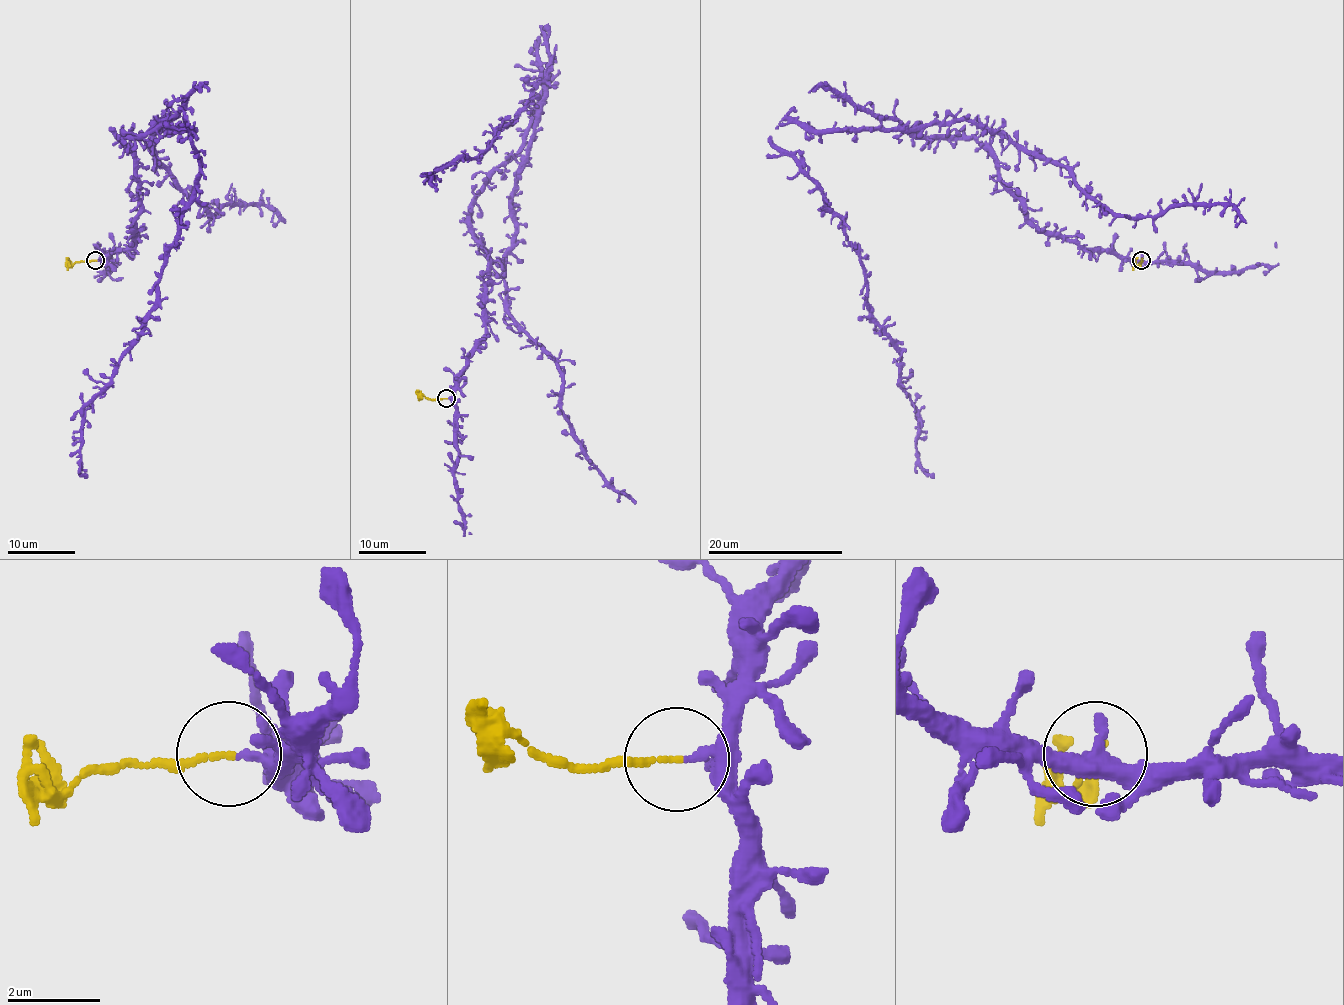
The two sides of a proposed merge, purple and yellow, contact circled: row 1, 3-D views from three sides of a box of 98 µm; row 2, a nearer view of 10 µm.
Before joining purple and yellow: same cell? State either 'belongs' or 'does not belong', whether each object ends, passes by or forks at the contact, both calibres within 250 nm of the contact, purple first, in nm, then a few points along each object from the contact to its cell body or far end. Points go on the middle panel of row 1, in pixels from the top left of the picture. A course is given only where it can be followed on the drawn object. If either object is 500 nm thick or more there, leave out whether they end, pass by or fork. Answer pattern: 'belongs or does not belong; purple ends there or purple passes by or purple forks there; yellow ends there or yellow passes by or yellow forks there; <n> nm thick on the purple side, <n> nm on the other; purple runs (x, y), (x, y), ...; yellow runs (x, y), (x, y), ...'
does not belong; purple passes by; yellow ends there; 180 nm thick on the purple side, 140 nm on the other; purple runs (447, 398), (484, 334), (469, 204), (526, 154), (542, 27), (550, 69), (476, 157), (430, 174), (437, 191); yellow runs (446, 398), (427, 400), (419, 393)

